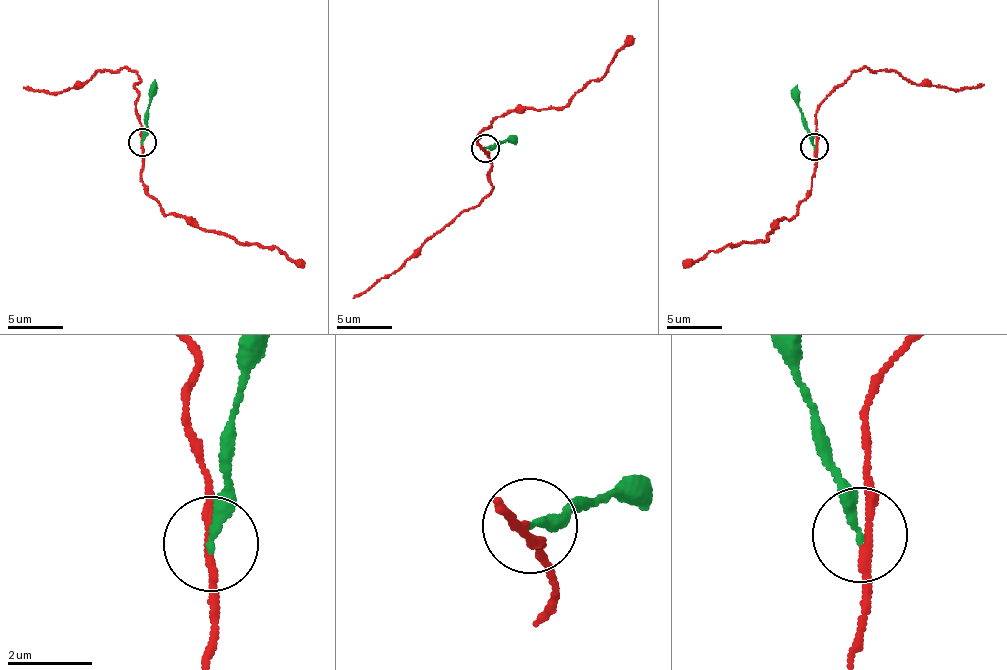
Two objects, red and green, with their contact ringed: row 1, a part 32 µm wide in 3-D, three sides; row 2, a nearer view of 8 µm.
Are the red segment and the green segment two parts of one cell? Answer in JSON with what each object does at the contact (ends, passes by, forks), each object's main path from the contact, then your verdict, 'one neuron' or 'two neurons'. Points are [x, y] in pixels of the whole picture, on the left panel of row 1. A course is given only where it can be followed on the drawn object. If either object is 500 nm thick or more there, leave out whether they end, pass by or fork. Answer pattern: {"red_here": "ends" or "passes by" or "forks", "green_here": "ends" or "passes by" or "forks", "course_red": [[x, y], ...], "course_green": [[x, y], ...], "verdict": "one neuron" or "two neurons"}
{"red_here": "passes by", "green_here": "ends", "course_red": [[142, 144], [142, 184], [165, 214], [244, 243], [276, 246], [292, 261], [305, 262]], "course_green": [[142, 141], [155, 79]], "verdict": "two neurons"}

